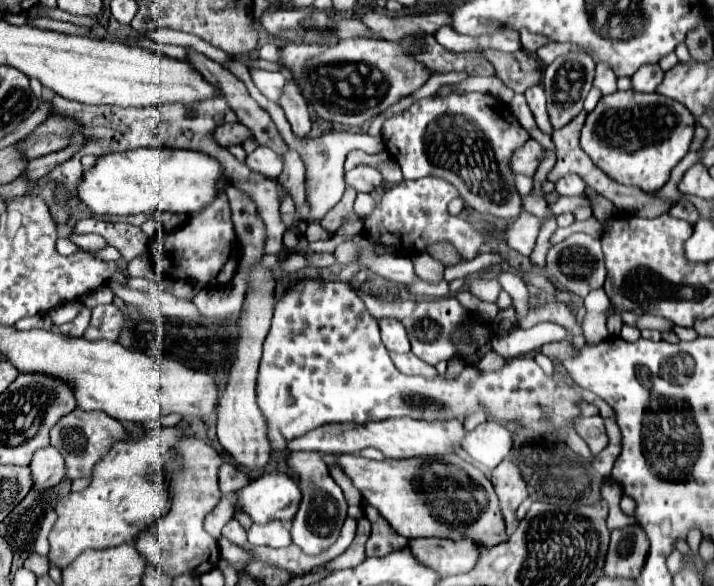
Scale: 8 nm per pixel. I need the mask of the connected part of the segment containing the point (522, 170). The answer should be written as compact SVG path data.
M528 140L522 148L518 148L512 156L512 170L516 174L526 174L534 176L540 162L544 160L544 148L536 140Z

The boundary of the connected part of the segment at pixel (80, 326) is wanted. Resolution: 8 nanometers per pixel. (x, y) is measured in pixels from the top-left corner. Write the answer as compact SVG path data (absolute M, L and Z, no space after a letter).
M84 308L84 310L78 314L76 320L72 320L72 322L68 322L68 324L62 324L58 330L60 330L60 334L64 334L66 338L80 338L80 336L84 334L88 322L90 322L90 308Z

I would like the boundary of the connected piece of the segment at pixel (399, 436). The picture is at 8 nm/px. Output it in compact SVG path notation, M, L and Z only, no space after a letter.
M408 416L402 418L388 418L380 422L368 422L368 424L326 424L310 434L304 434L288 444L288 450L316 450L324 454L358 454L364 448L376 448L386 458L410 458L410 456L430 456L430 454L444 454L452 452L454 444L460 444L464 436L464 426L454 422L426 422L426 420L414 420Z

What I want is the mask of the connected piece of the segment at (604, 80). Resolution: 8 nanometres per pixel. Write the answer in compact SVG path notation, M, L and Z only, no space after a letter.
M598 62L596 66L596 88L602 92L602 96L616 92L616 74L606 62Z

